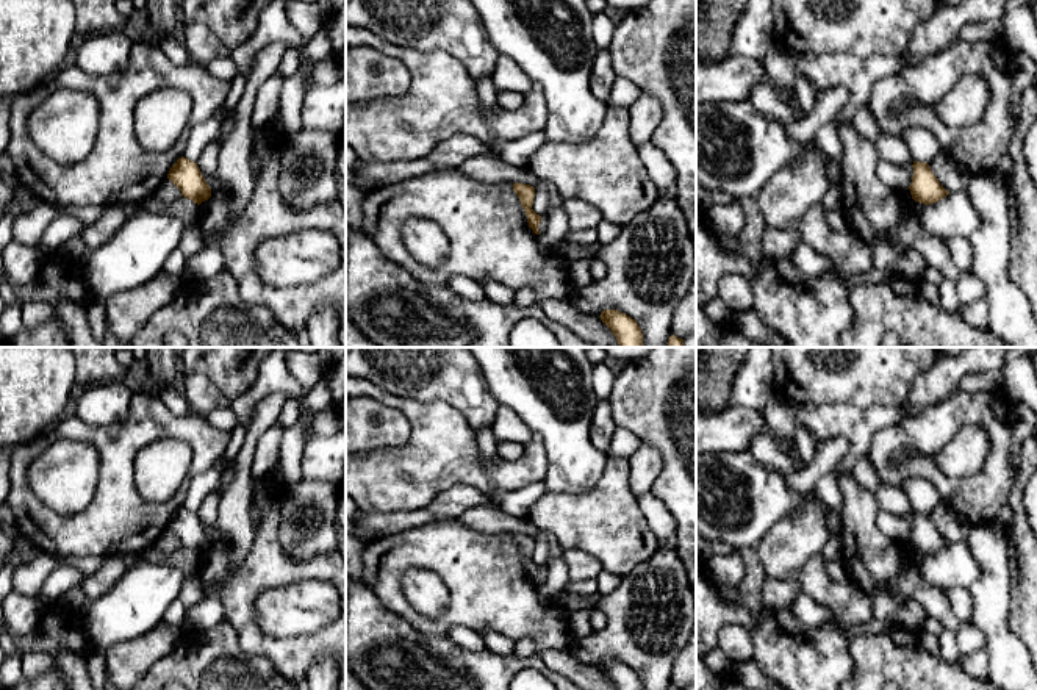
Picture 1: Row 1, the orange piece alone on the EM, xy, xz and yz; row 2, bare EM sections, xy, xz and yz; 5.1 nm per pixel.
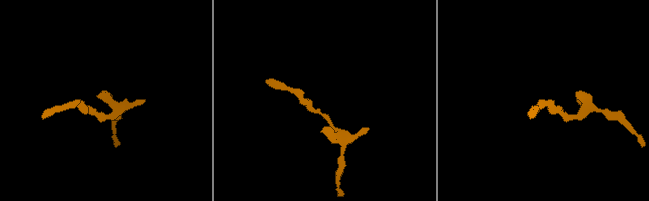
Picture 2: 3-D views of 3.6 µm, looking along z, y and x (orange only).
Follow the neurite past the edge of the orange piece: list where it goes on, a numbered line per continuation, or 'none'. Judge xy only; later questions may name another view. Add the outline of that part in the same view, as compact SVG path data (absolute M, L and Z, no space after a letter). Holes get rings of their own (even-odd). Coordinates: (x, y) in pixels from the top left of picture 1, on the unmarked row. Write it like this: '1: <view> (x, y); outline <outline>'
none

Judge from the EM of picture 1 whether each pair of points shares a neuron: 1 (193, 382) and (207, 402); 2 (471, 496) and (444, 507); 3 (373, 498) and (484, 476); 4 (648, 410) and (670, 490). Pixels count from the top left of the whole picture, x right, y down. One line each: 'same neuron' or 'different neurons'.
1: same neuron
2: same neuron
3: same neuron
4: same neuron

